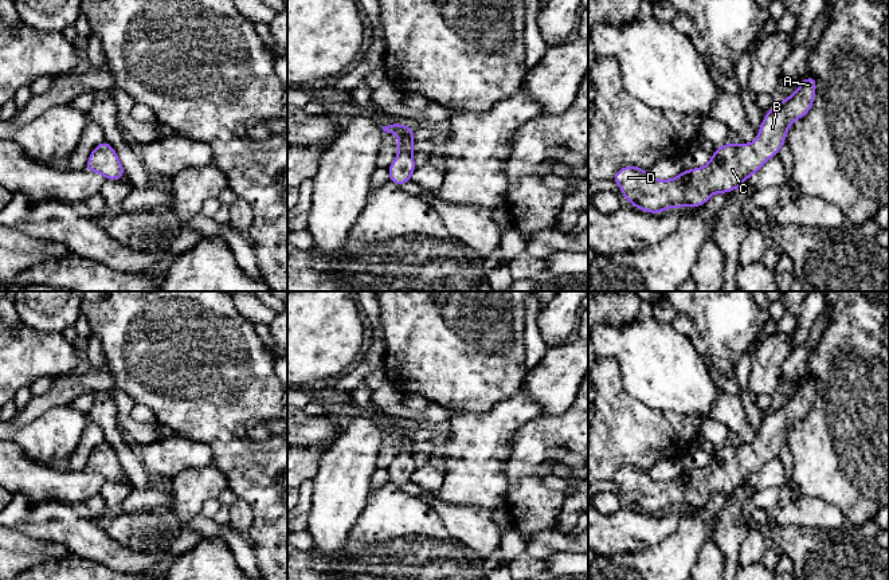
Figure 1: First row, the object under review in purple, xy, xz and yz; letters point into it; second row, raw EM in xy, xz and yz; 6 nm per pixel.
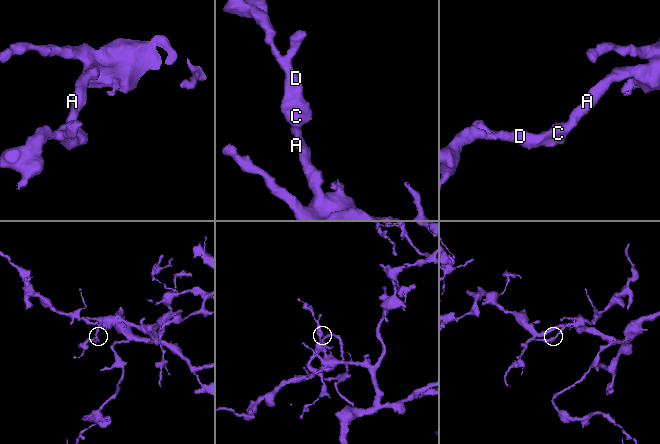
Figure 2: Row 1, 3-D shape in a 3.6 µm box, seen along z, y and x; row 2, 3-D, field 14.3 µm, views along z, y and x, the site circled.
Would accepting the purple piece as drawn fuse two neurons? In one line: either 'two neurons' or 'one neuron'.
one neuron

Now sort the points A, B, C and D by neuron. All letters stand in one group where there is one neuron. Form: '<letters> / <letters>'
A B C D

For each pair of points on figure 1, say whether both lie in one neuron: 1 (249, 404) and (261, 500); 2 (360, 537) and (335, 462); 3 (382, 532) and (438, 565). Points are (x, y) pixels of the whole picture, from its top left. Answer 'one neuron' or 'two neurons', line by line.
1: one neuron
2: two neurons
3: one neuron

